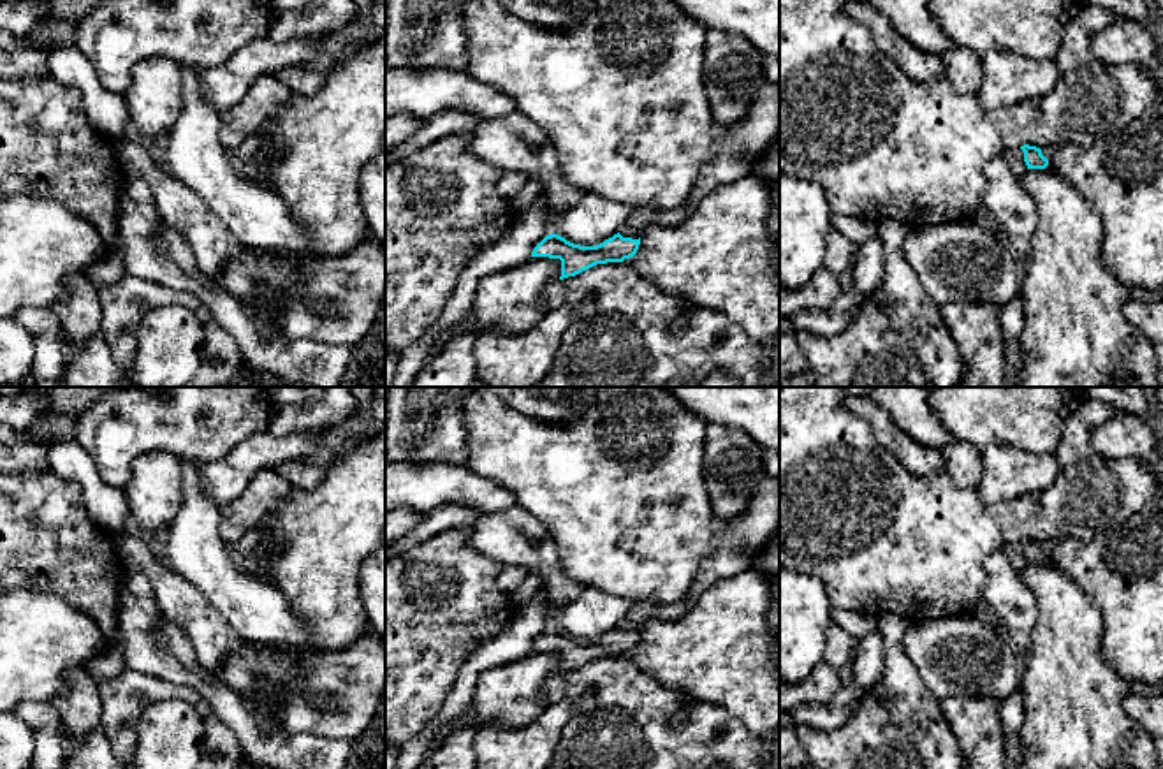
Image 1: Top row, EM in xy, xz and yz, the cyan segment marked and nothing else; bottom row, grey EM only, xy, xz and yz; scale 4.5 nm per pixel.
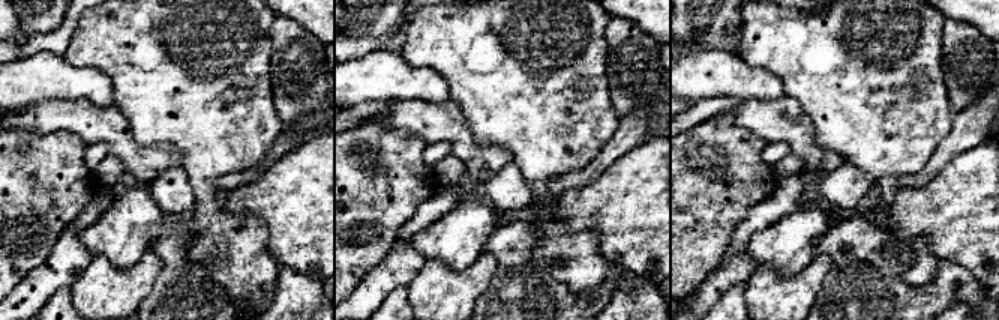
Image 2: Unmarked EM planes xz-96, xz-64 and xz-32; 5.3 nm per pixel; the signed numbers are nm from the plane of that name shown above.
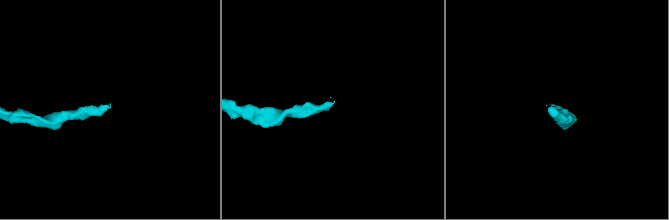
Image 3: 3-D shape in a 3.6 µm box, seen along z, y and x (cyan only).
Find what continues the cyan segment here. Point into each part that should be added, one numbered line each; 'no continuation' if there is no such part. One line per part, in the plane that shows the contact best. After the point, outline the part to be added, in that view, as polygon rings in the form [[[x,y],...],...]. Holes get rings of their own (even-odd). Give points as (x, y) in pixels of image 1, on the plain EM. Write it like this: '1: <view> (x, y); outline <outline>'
1: xz (736, 541); outline [[[764,473],[753,487],[748,509],[718,524],[713,554],[702,563],[690,590],[672,604],[635,604],[623,632],[639,634],[649,619],[676,621],[718,581],[750,568],[751,553],[774,533],[779,521],[779,479]]]

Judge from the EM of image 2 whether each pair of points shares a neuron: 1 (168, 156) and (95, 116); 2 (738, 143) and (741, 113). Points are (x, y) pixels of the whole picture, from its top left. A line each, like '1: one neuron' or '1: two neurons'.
1: one neuron
2: two neurons

